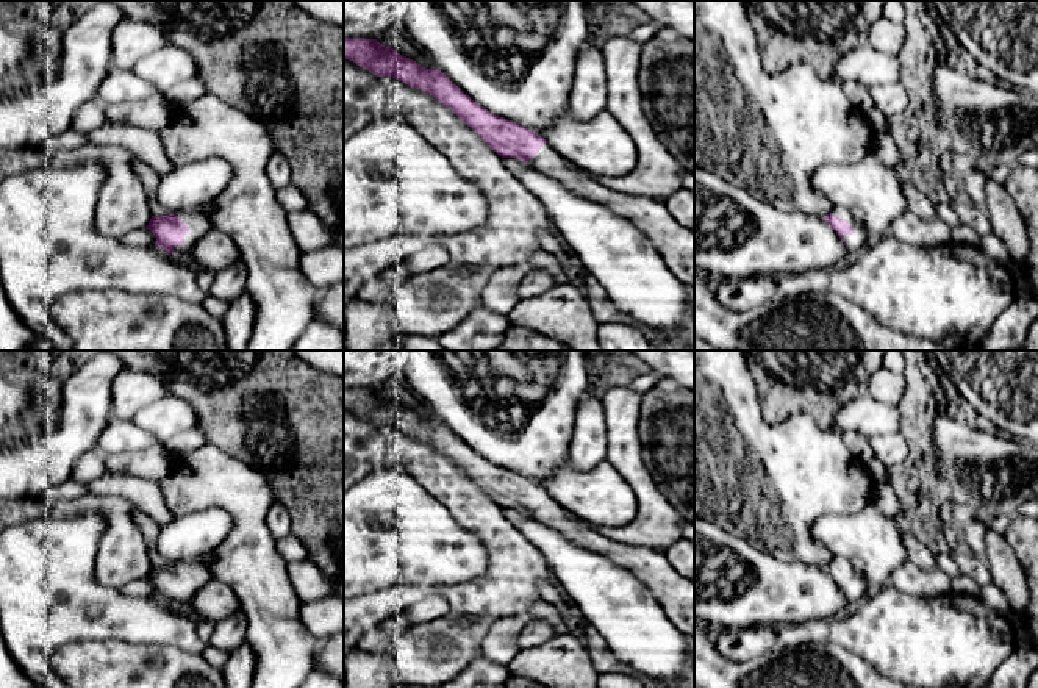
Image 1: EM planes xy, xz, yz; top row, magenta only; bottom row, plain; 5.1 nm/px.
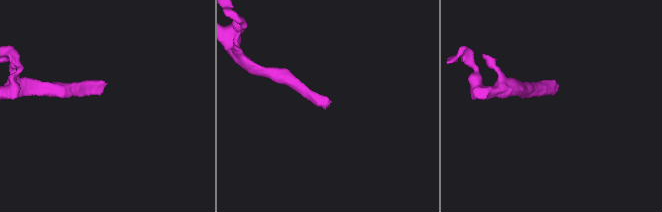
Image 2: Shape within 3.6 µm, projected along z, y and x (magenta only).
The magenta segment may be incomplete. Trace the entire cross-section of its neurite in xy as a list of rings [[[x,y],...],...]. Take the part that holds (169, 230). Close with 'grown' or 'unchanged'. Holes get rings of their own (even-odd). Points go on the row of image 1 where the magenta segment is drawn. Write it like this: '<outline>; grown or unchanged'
[[[191,210],[152,216],[145,228],[155,235],[155,245],[177,256],[186,255],[199,239],[214,230],[208,217]]]; grown

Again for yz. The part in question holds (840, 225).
[[[833,206],[824,220],[836,231],[846,244],[850,256],[858,255],[868,247],[869,233],[864,220],[857,220],[850,210]]]; grown

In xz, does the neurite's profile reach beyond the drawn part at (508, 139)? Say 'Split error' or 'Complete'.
Split error

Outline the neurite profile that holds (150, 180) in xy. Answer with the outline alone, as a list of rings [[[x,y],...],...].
[[[138,158],[133,161],[133,167],[138,172],[138,175],[144,185],[144,189],[147,192],[152,216],[158,217],[163,214],[175,214],[177,211],[180,211],[180,210],[164,208],[158,203],[156,191],[158,191],[161,177],[158,177],[149,166],[141,163]]]

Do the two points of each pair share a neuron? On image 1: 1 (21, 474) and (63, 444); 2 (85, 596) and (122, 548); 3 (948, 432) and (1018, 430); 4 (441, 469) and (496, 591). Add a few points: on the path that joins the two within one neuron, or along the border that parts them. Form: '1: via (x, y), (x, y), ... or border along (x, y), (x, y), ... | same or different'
1: via (32, 466), (46, 462), (52, 455) | same
2: border along (97, 544), (96, 579), (119, 588) | different
3: border along (1001, 432), (1021, 440) | different
4: via (465, 499), (499, 538), (499, 562) | same

